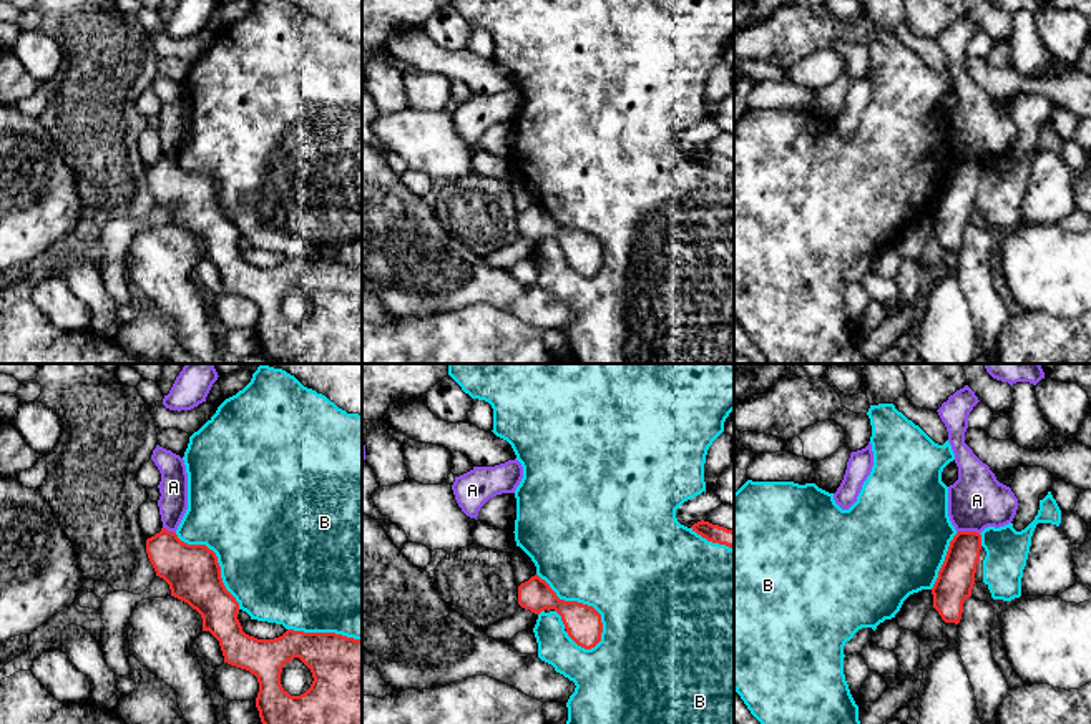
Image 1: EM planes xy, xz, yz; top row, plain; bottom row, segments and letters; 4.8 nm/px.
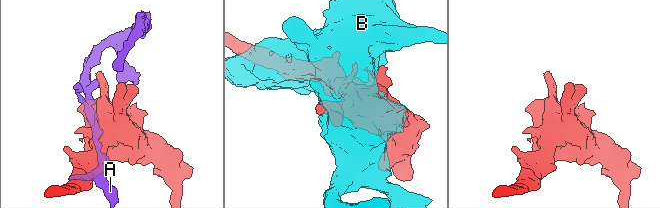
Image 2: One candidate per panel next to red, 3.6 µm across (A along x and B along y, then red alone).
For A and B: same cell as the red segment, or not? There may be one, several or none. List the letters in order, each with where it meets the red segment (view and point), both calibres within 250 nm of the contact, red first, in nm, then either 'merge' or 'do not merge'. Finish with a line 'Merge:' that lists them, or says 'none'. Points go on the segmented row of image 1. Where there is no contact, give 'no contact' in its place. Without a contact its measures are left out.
A: contact yz (967, 532); calibres 180 and 280 nm; do not merge
B: contact xz (585, 605); calibres 180 and 500 nm; do not merge
Merge: none

